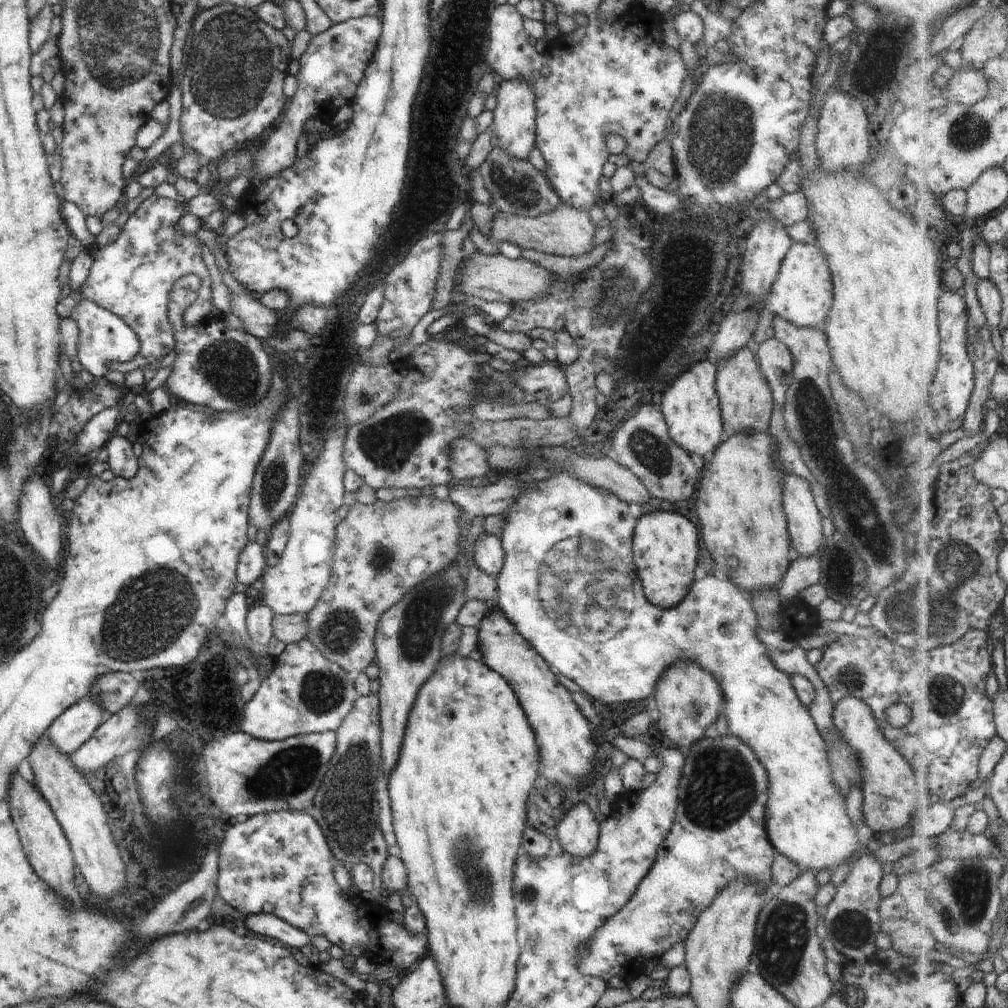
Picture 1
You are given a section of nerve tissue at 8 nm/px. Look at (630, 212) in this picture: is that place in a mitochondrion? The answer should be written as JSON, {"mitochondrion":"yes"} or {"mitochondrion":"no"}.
{"mitochondrion":"no"}

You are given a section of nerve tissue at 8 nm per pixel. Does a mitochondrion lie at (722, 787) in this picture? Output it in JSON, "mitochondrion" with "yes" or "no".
{"mitochondrion":"yes"}

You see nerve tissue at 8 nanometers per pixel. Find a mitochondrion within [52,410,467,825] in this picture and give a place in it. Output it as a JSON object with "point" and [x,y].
{"point":[149,612]}

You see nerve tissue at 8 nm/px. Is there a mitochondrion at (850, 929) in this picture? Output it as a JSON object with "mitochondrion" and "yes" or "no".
{"mitochondrion":"yes"}

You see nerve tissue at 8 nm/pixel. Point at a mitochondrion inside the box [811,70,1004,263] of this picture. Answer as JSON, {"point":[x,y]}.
{"point":[968,133]}

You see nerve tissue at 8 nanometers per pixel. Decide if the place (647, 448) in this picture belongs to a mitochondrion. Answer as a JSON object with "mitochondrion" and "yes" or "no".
{"mitochondrion":"yes"}

